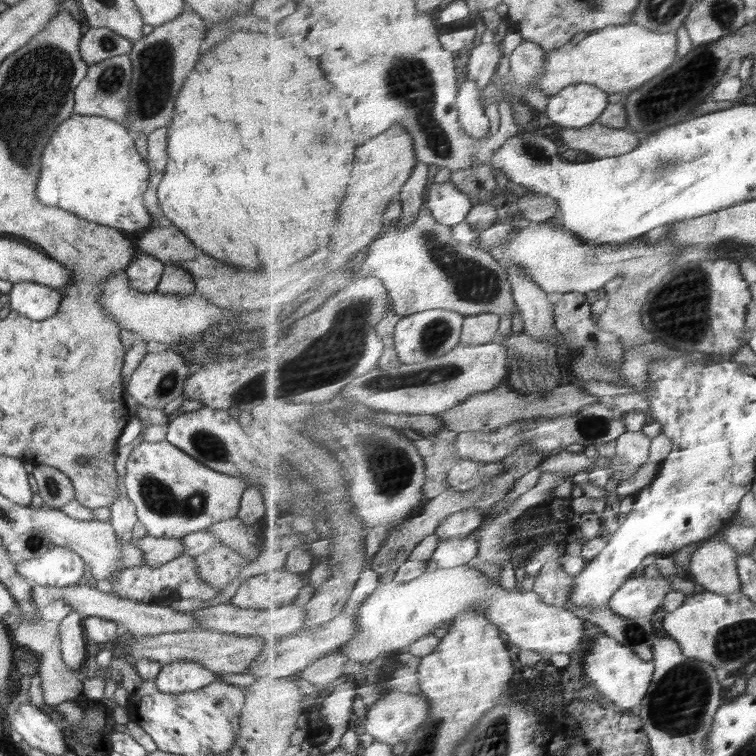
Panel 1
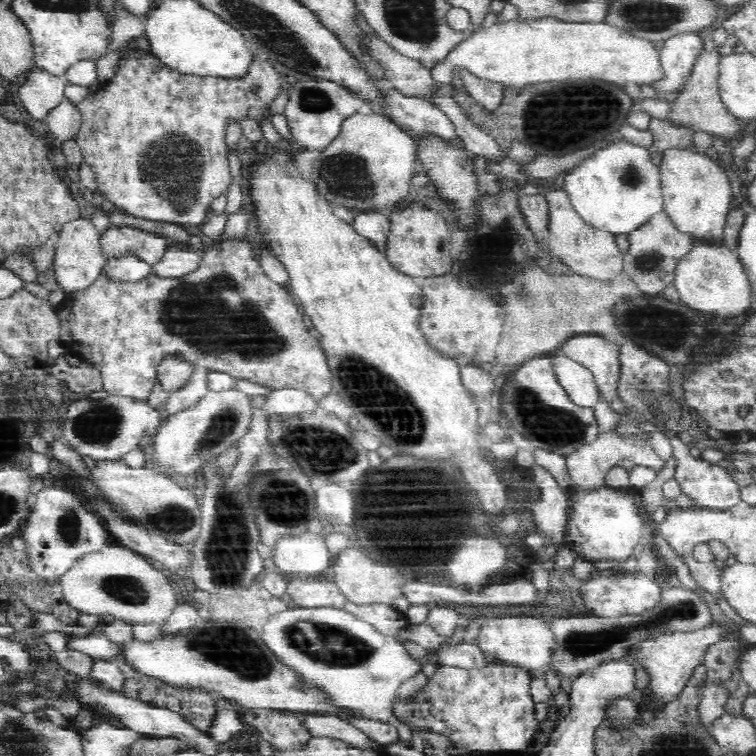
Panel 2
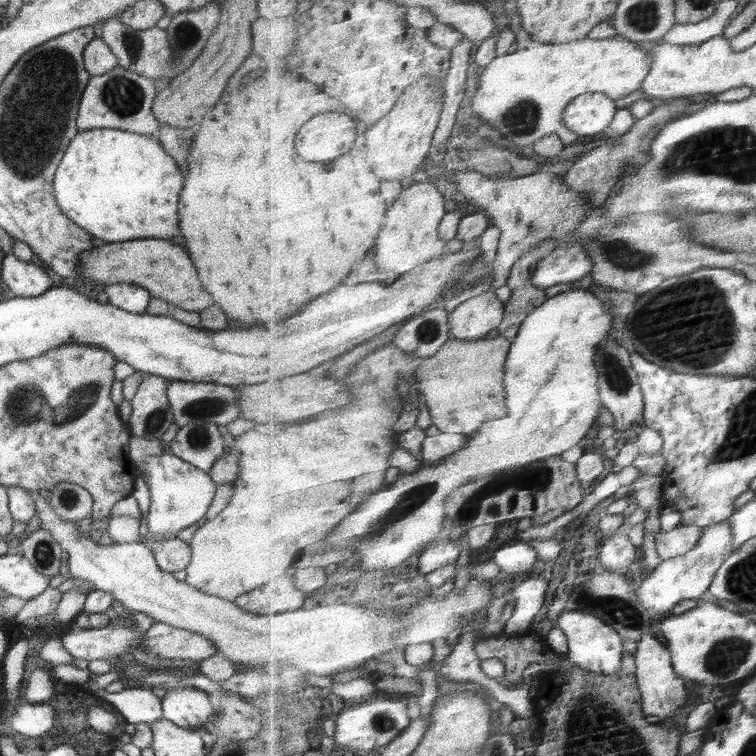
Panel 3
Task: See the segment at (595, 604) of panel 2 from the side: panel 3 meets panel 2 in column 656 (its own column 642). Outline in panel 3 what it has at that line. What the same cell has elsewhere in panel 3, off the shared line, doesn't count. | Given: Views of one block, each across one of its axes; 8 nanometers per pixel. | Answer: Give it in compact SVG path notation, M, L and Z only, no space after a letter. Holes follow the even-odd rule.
M730 519L722 521L720 524L707 526L704 529L706 530L706 534L704 534L702 541L695 546L694 550L691 550L688 554L663 561L654 571L652 571L652 574L644 577L641 586L636 586L636 592L646 608L657 610L659 614L660 612L670 612L674 606L678 606L678 604L684 602L684 600L690 600L690 598L702 598L704 594L710 593L716 575L727 561L727 552L733 550L734 531Z

